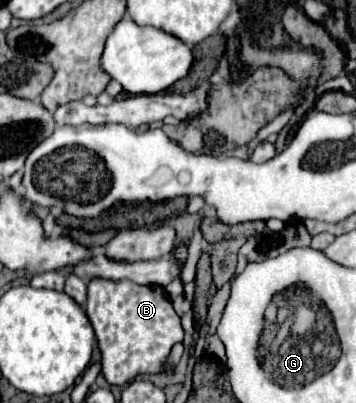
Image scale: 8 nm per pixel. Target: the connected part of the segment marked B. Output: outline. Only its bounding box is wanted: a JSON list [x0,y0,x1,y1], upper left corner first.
[86,280,184,386]

